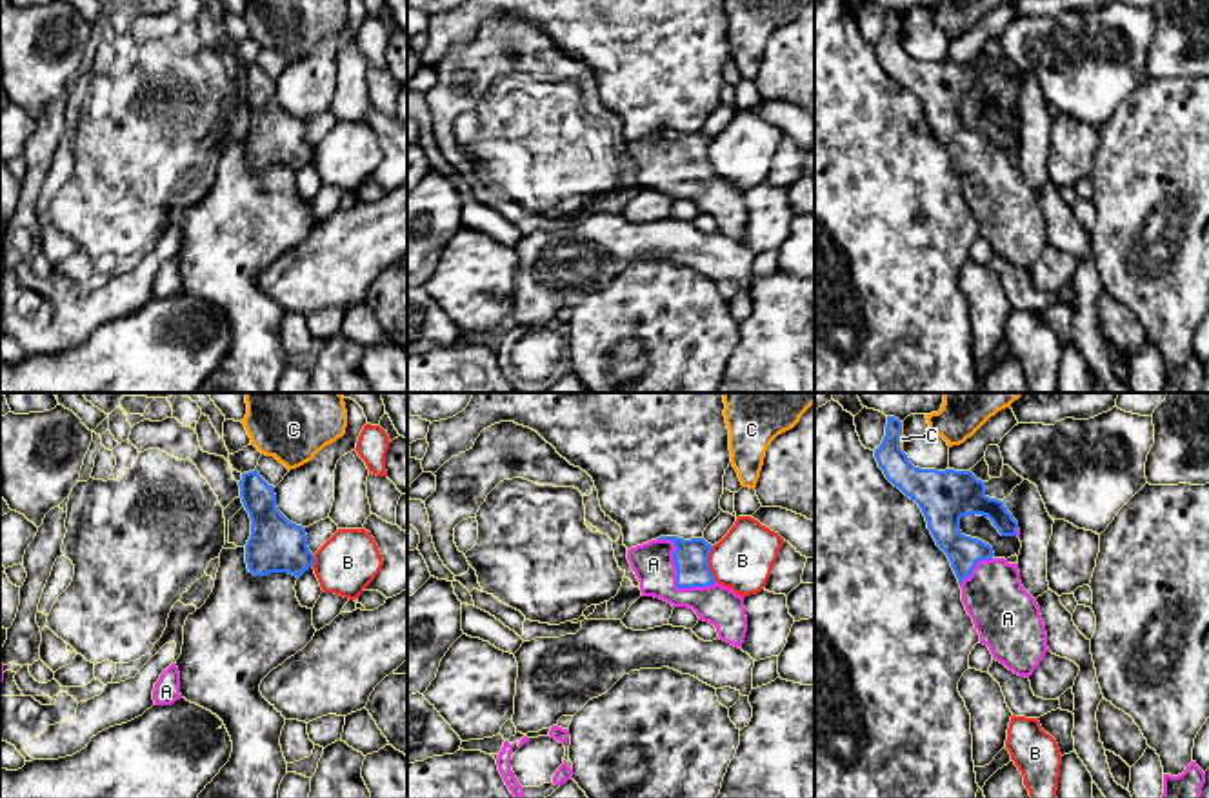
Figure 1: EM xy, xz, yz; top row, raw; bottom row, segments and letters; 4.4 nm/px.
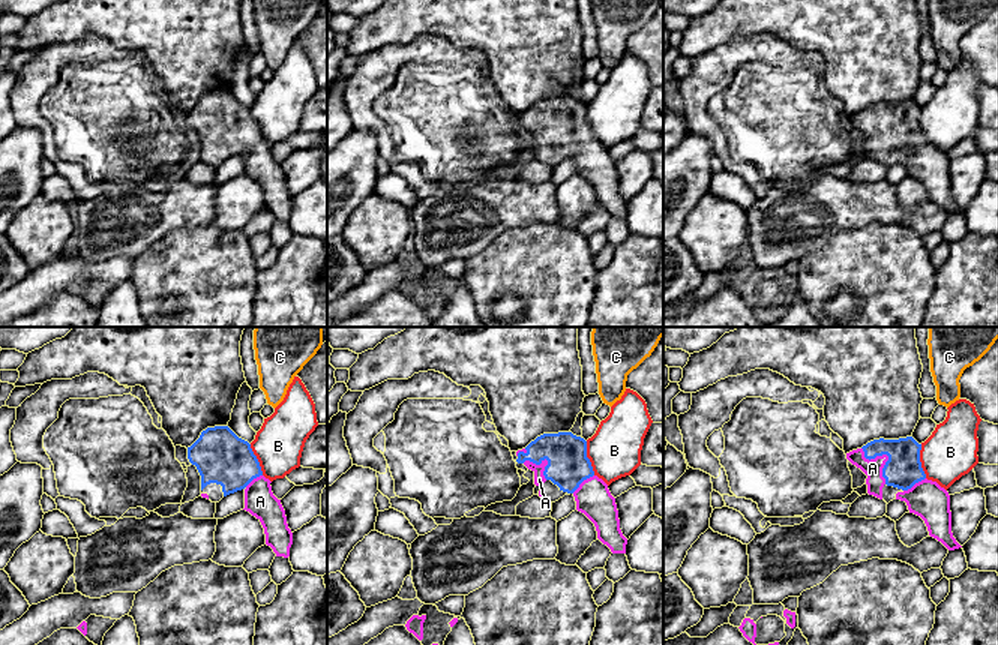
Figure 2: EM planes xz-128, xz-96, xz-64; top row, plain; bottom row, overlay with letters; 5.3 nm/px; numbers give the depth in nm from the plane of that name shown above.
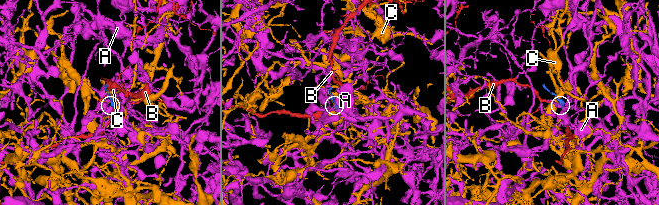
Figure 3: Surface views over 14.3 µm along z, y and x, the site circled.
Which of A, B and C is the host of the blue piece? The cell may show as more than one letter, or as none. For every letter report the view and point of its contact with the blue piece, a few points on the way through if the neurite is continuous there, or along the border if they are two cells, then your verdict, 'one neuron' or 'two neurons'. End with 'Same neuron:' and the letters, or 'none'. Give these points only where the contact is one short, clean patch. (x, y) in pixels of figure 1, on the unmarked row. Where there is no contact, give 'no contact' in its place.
A: xz (677, 169) | one neuron
B: xz (708, 157) | along xz (711, 139), (708, 160), (717, 173) | two neurons
C: yz (899, 29) | along yz (900, 15), (902, 44) | two neurons
Same neuron: A

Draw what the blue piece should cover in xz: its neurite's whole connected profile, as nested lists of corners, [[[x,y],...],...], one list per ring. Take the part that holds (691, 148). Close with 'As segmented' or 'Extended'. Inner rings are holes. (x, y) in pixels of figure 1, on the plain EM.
[[[660,129],[627,142],[642,189],[689,200],[716,220],[718,231],[742,240],[747,225],[744,189],[720,178],[707,156],[713,138],[704,131]]]. Extended

